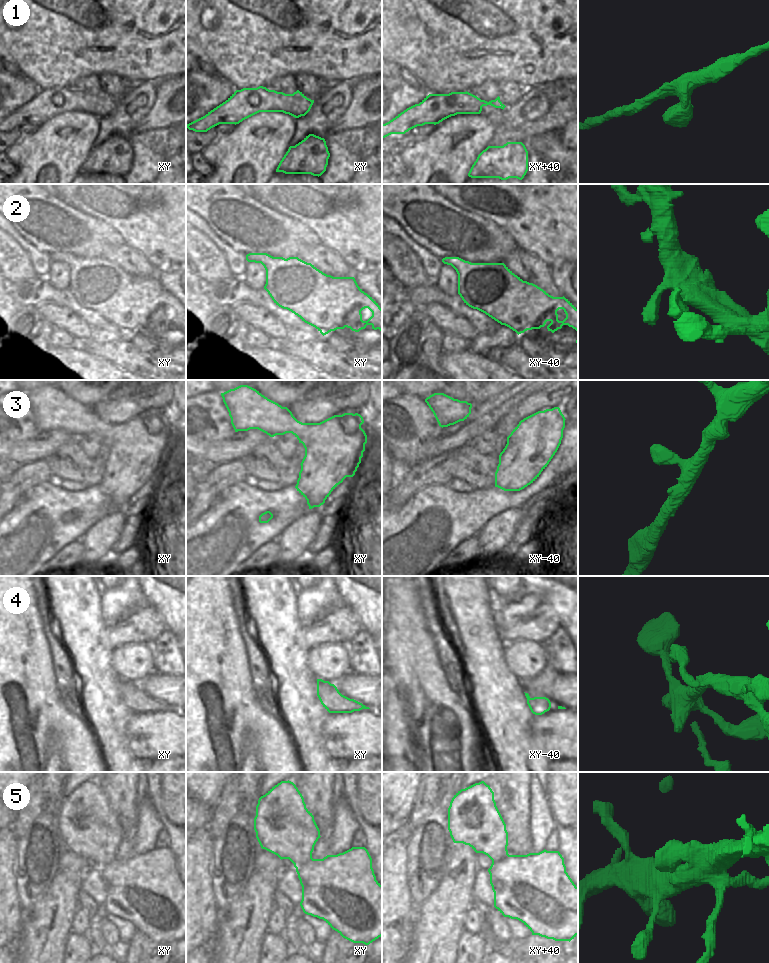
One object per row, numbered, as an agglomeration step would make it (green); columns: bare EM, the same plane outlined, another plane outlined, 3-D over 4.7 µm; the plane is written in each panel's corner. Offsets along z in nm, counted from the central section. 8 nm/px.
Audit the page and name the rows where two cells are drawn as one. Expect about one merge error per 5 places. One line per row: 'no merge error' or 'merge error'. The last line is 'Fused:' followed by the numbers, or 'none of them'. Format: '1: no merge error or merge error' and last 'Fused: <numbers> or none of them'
1: no merge error
2: no merge error
3: no merge error
4: no merge error
5: no merge error
Fused: none of them

